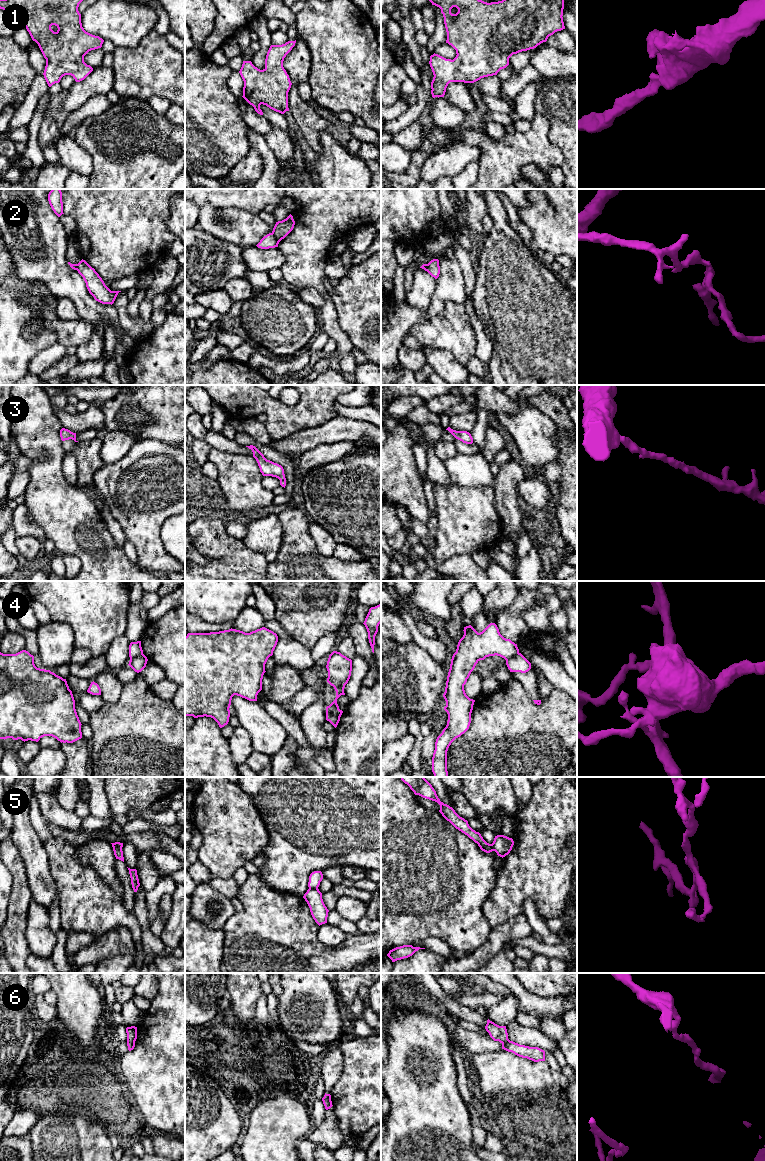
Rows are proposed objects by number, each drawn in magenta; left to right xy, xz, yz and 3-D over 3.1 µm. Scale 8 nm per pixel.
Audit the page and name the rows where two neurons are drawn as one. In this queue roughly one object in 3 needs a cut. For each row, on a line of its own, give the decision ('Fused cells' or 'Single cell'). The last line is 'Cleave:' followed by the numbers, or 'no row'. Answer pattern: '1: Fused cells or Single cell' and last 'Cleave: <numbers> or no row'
1: Single cell
2: Fused cells
3: Single cell
4: Fused cells
5: Fused cells
6: Fused cells
Cleave: 2, 4, 5, 6

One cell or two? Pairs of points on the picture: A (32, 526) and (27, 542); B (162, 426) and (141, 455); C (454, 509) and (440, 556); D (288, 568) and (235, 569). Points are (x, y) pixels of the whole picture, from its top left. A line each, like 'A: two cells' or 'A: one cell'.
A: two cells
B: two cells
C: one cell
D: two cells

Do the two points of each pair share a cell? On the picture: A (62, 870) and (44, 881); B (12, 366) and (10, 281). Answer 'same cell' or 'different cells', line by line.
A: different cells
B: different cells

